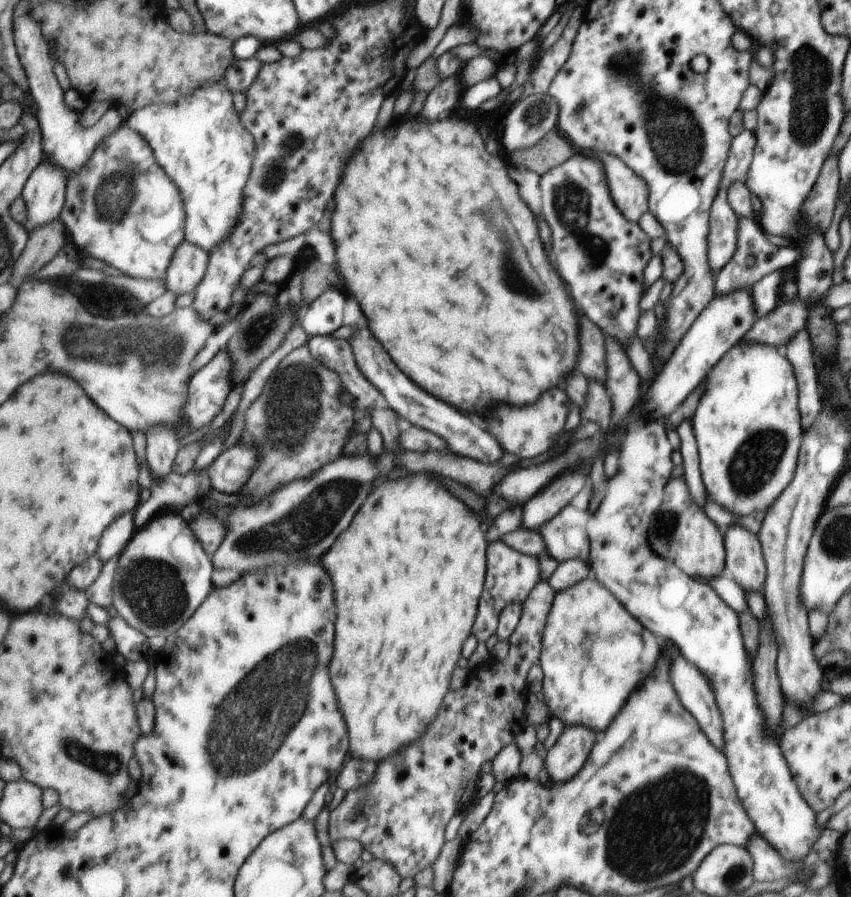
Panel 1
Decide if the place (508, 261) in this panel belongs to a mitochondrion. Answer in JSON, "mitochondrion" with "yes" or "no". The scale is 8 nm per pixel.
{"mitochondrion":"yes"}

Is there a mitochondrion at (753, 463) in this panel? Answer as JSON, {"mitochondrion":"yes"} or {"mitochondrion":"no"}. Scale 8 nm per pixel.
{"mitochondrion":"yes"}

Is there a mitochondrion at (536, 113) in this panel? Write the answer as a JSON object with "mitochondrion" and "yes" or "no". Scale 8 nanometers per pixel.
{"mitochondrion":"yes"}

